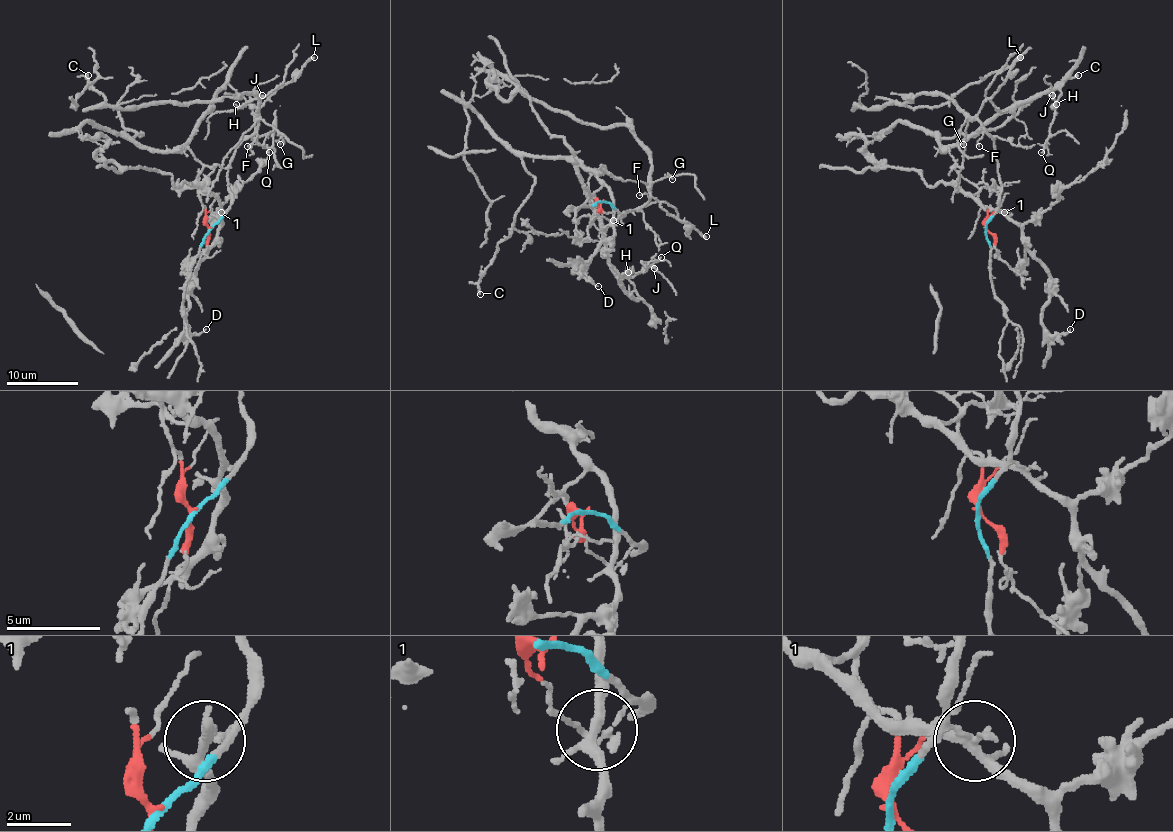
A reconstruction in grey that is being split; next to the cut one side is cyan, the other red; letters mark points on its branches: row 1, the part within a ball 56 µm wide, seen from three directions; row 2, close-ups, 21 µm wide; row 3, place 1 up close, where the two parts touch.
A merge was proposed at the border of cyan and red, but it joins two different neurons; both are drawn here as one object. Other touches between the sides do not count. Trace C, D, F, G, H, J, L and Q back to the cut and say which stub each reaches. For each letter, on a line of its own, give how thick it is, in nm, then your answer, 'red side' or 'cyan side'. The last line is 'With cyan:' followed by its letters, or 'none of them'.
C: 200 nm | red side
D: 120 nm | red side
F: 100 nm | cyan side
G: 130 nm | cyan side
H: 80 nm | red side
J: 200 nm | red side
L: 280 nm | cyan side
Q: 120 nm | red side
With cyan: F, G, L

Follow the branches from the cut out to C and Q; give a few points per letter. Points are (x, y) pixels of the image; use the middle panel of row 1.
C: (602, 201), (589, 192), (595, 171), (564, 158), (524, 156), (532, 192), (478, 283), (479, 293)
Q: (602, 201), (589, 192), (595, 171), (578, 167), (609, 266), (620, 277), (661, 257)

